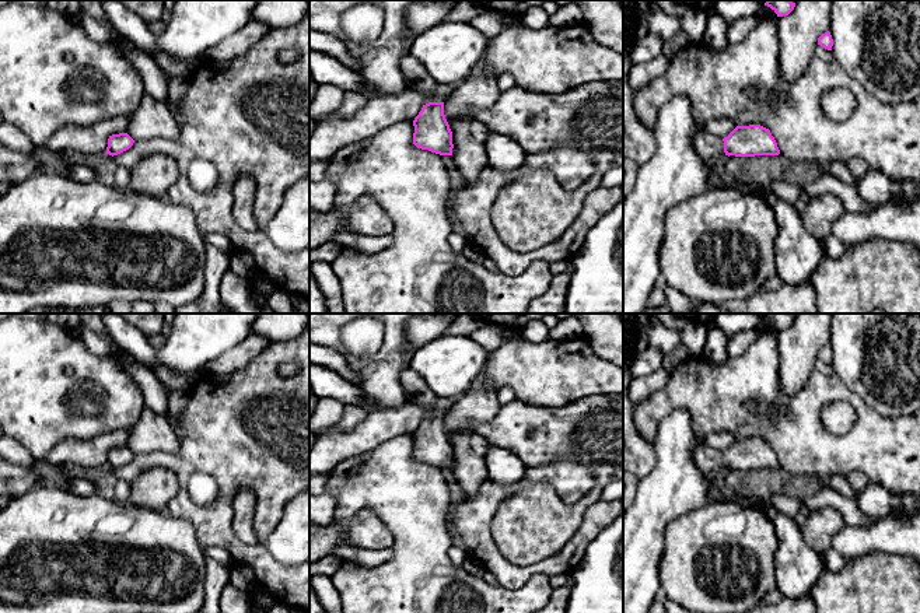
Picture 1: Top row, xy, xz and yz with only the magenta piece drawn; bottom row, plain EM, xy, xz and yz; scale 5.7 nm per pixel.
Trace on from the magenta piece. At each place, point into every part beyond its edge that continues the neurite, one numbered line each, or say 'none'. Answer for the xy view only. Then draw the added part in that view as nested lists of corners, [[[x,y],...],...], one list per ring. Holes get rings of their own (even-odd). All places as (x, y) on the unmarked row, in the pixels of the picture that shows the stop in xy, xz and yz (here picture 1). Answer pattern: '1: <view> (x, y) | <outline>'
none

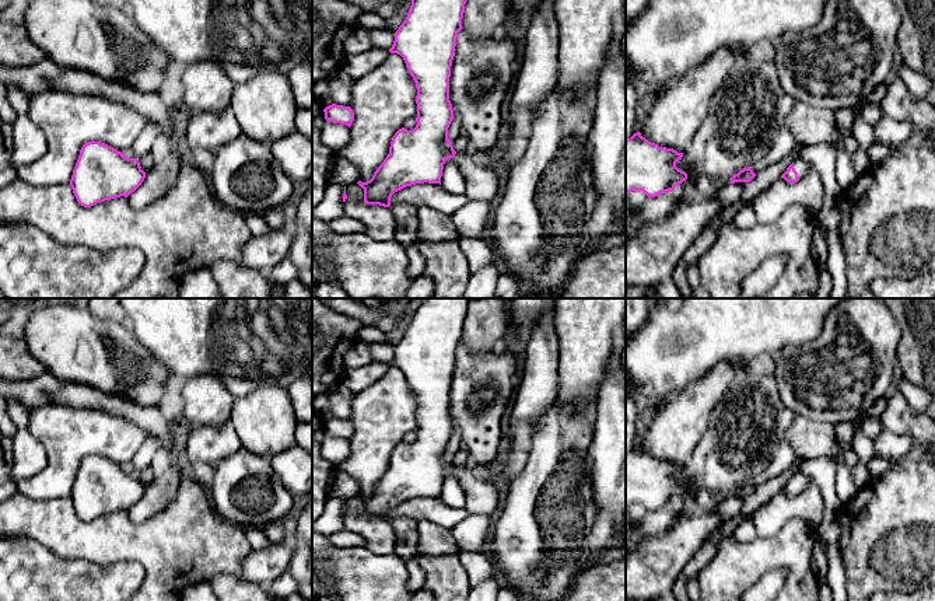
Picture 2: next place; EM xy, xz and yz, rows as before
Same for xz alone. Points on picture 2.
1: xz (482, 496) | [[[455,468],[452,474],[465,492],[465,510],[491,516],[498,504],[500,490],[490,481],[476,479],[469,468]]]

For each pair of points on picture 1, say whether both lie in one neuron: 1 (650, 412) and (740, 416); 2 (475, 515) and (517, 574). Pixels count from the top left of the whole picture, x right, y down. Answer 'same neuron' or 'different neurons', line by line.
1: same neuron
2: same neuron

